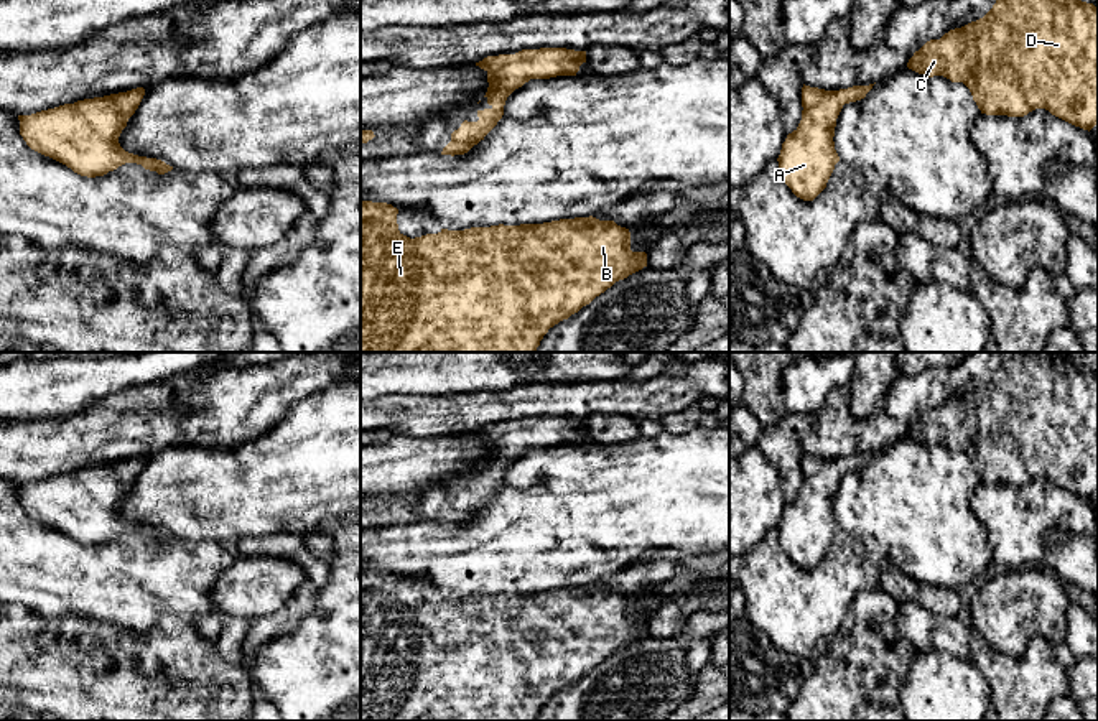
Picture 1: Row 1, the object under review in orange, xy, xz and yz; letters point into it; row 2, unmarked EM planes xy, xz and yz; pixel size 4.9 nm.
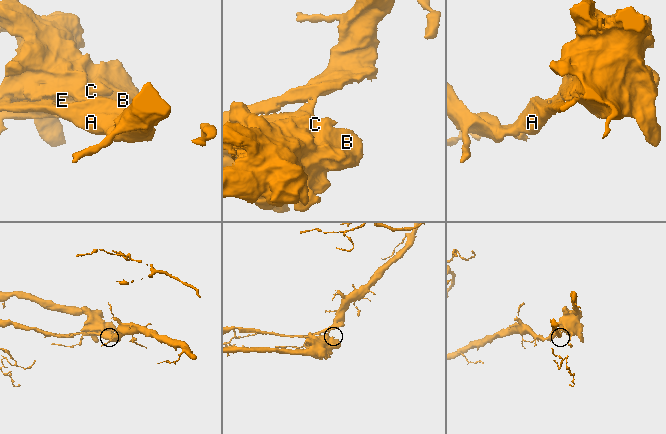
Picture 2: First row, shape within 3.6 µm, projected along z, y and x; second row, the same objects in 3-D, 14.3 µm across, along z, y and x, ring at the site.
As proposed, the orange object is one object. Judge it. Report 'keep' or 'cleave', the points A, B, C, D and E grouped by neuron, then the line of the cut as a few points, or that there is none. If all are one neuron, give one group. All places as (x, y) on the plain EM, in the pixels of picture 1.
keep | A B C D E | no cut

